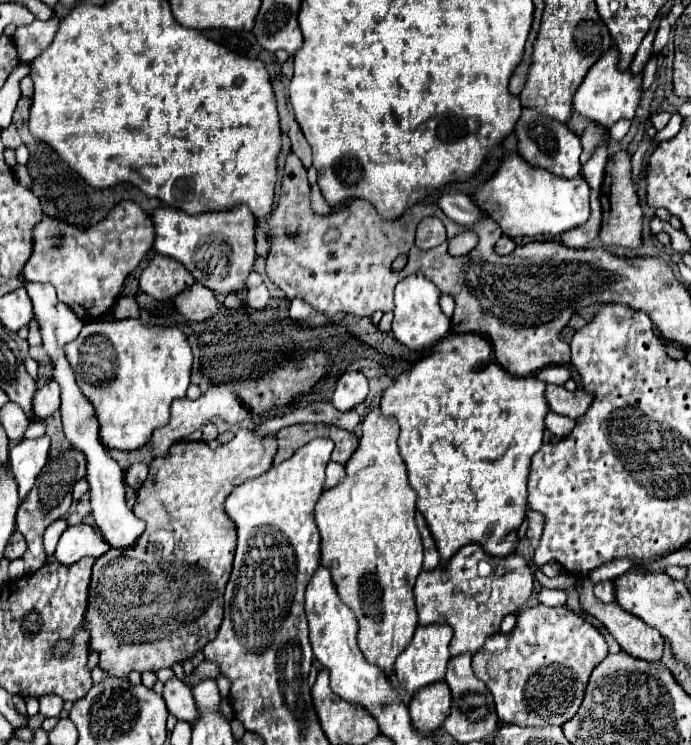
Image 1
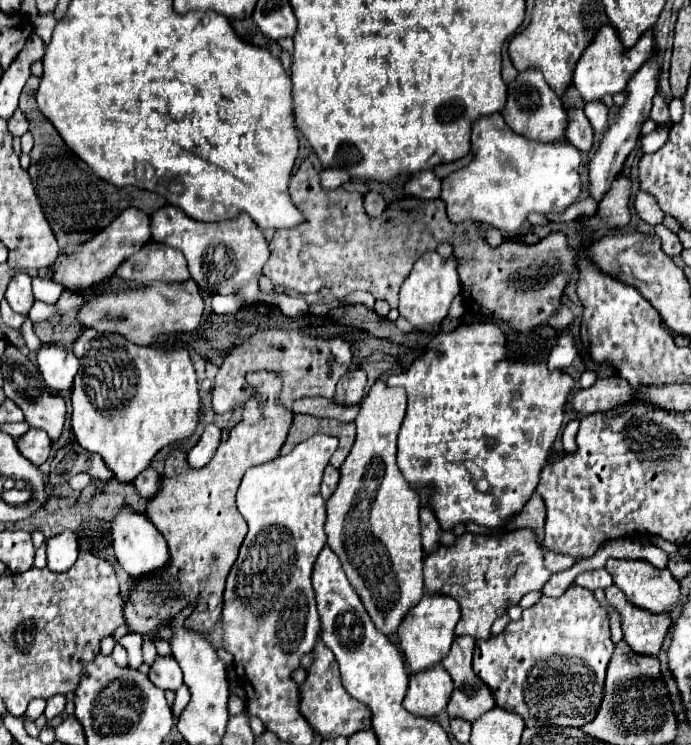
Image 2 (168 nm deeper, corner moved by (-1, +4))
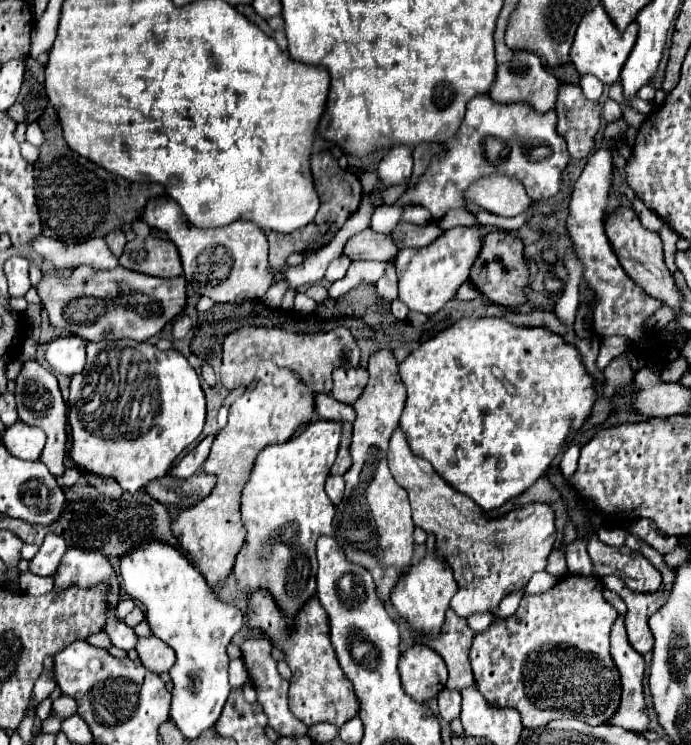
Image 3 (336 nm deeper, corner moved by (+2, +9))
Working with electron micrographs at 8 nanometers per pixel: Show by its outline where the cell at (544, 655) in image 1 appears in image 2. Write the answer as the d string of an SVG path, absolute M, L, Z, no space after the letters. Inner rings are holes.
M573 583L561 597L543 595L533 607L523 609L521 619L511 621L503 633L489 637L489 641L477 641L473 669L493 689L497 707L519 715L527 727L581 727L593 719L601 703L605 669L613 649L607 611L595 601L593 591Z

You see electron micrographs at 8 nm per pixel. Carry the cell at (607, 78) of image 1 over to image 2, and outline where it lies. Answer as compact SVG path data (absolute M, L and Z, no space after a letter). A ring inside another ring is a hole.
M607 25L605 29L601 29L601 33L597 33L597 37L593 39L593 45L589 45L589 49L585 49L585 55L581 55L579 65L575 65L573 85L581 93L585 103L603 101L605 95L615 95L615 93L625 91L629 79L653 57L653 53L655 53L653 31L643 33L643 37L637 41L637 45L633 49L625 49L619 41L617 31L611 25Z

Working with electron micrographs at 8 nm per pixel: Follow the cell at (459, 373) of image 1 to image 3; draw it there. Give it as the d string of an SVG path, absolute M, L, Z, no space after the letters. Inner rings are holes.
M462 318L450 328L438 332L430 340L422 342L402 364L400 364L402 380L408 388L406 406L402 412L402 430L408 436L408 444L412 452L432 464L432 468L438 472L440 478L444 478L454 490L460 494L470 496L482 510L494 510L500 508L506 500L522 494L526 488L530 488L550 466L554 456L562 450L564 442L568 440L568 434L572 430L572 414L590 414L596 390L594 390L594 378L586 372L586 366L582 364L582 356L576 350L574 344L566 342L560 334L544 328L544 326L516 326L508 322L506 318Z

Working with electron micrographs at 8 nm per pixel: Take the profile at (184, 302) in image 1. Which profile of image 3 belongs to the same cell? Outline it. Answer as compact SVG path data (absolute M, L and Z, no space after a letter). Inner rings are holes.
M78 266L68 276L46 274L38 282L36 290L52 326L82 336L88 342L122 338L144 342L156 336L186 306L184 276L164 280L122 266L116 266L114 270L92 270L90 266Z

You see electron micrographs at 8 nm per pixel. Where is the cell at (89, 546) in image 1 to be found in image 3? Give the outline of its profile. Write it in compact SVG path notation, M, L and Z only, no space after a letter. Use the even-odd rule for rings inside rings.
M50 532L44 538L38 554L30 560L30 572L36 576L52 576L54 568L58 568L58 560L62 560L62 552L66 552L66 542L62 536Z

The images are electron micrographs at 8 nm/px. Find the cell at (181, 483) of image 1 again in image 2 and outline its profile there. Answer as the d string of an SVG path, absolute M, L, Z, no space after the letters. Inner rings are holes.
M253 373L251 379L257 379L257 395L245 405L243 419L229 431L227 443L219 445L205 467L193 469L181 449L173 449L165 457L165 473L159 491L147 501L145 513L169 545L169 563L141 581L131 579L131 589L123 603L125 627L129 633L151 637L171 629L171 617L175 617L187 601L197 603L197 609L193 609L185 623L201 635L209 635L221 617L225 579L247 533L247 523L235 507L239 481L249 467L273 461L279 455L293 419L289 409L275 405L281 381L273 373Z

